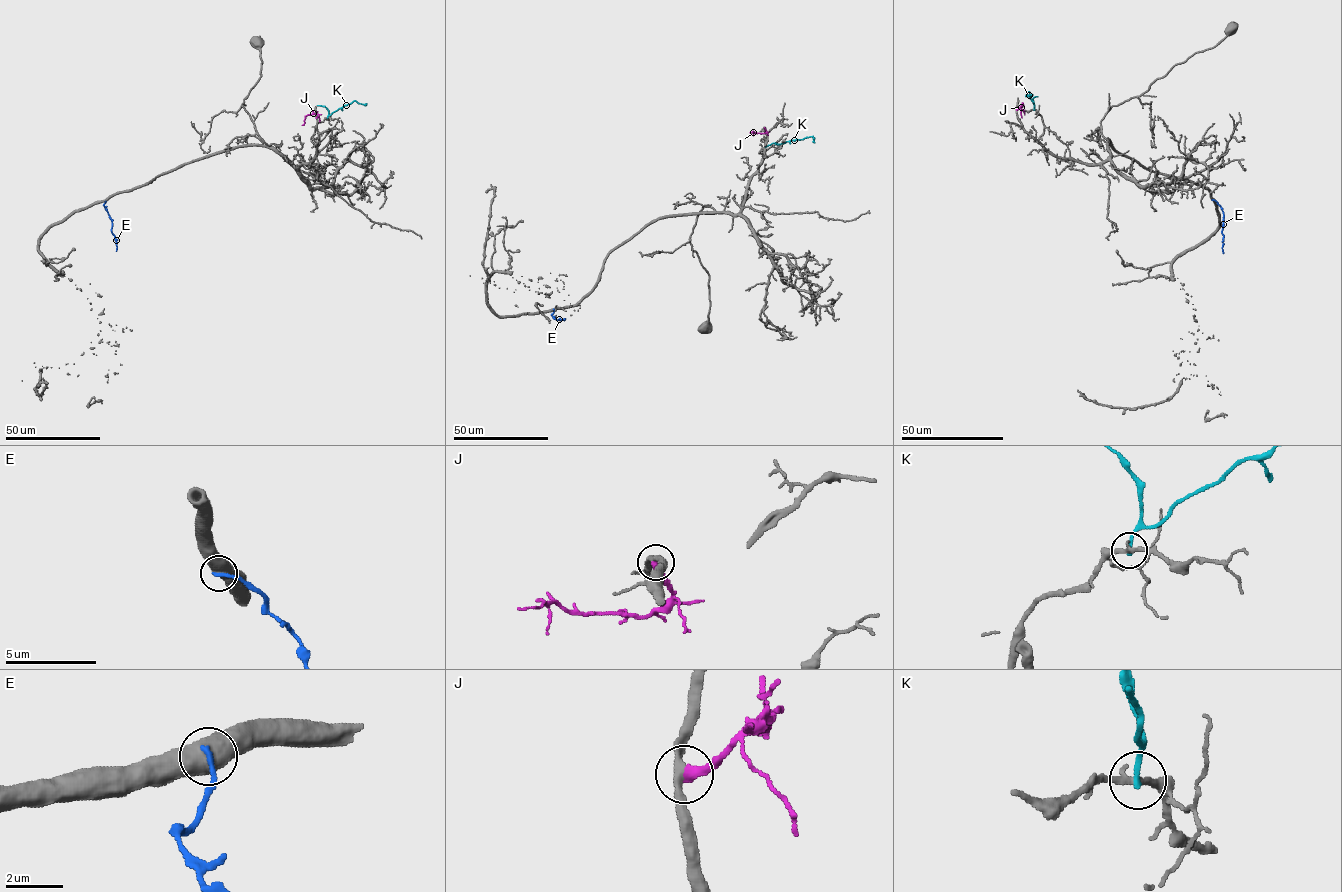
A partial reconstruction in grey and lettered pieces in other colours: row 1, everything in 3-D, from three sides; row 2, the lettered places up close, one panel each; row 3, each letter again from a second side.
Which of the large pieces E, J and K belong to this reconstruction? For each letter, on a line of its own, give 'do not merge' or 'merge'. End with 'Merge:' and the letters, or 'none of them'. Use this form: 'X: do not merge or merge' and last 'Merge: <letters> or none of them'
E: do not merge
J: merge
K: do not merge
Merge: J

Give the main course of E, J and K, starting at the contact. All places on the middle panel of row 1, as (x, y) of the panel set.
E: (554, 309), (552, 316), (555, 319), (564, 319)
J: (764, 127), (763, 133), (750, 133)
K: (775, 144), (812, 136), (814, 143)

